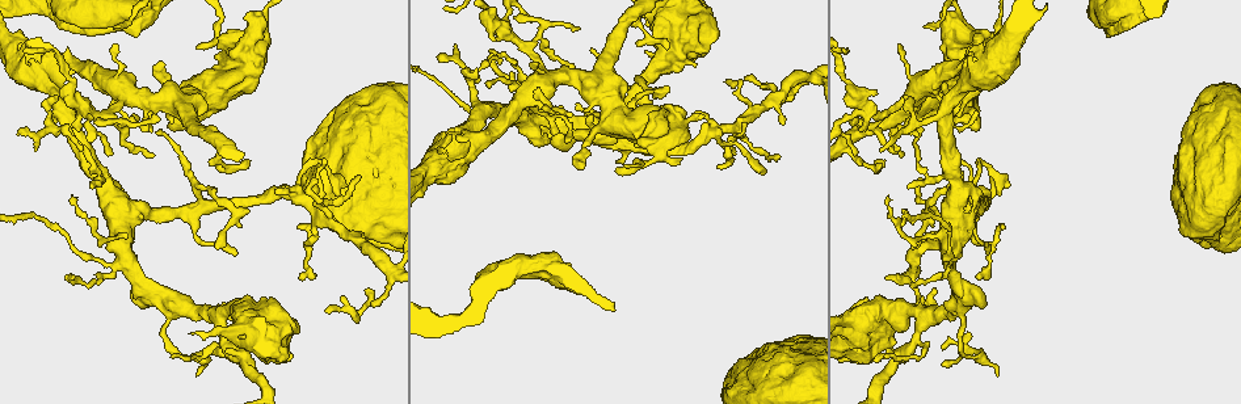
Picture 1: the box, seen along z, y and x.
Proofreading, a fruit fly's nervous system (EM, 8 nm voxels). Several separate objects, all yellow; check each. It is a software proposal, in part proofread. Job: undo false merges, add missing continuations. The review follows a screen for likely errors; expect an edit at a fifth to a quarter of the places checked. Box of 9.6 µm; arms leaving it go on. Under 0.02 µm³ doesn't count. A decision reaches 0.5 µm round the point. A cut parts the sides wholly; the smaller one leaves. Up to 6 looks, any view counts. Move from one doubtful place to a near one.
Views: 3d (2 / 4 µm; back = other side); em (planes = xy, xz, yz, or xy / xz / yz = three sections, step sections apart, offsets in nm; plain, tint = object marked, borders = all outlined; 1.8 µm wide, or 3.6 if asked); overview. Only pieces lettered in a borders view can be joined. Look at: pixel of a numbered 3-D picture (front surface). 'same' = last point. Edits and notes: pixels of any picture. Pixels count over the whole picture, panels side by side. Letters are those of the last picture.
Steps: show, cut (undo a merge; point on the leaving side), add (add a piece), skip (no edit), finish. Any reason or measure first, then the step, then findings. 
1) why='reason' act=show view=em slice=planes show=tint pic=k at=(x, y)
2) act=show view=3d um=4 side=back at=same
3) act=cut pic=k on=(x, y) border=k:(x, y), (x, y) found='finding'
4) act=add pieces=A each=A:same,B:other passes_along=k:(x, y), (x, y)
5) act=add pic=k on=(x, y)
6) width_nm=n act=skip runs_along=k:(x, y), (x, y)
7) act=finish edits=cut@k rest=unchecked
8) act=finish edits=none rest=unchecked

why='thick turns thin' act=show view=3d um=4 pic=1 at=(291, 195)

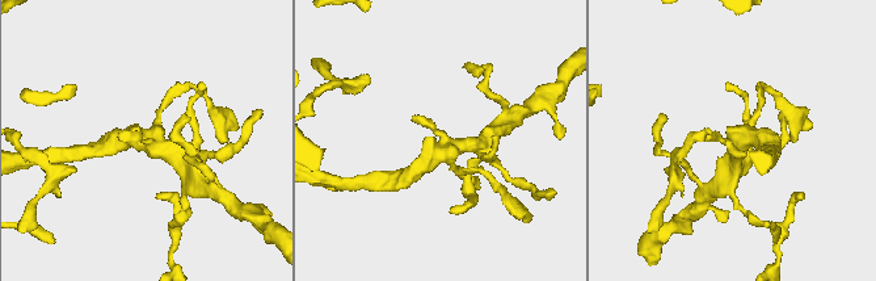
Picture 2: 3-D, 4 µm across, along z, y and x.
why='need the tissue' act=show view=em slice=planes show=borders pic=2 at=(445, 150)

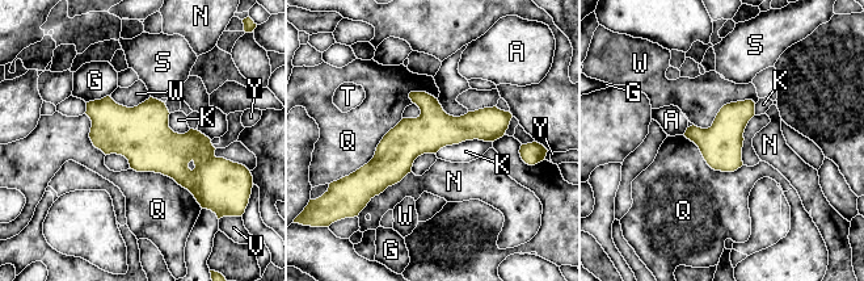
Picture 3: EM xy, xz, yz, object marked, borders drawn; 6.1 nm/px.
act=skip each=A:other,G:other,K:other,N:other,Q:other,S:other,T:other,V:other,W:other,Y:other runs_along=3:(508, 116), (413, 137), (366, 177) found='one neuron here'

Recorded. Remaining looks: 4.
why='free end' act=show view=em slice=planes show=borders pic=1 at=(682, 159)

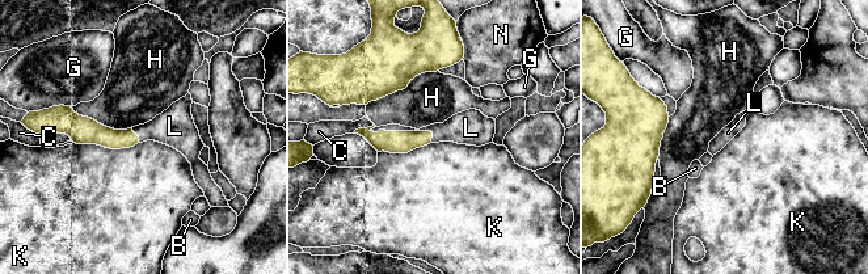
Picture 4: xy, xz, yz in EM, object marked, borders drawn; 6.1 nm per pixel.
act=add pic=4 on=(443, 131) each=B:other,C:other,G:other,H:other,K:other,L:same,N:other passes_along=4:(395, 142), (403, 131), (443, 131) found='it goes on there'

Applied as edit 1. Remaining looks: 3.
why='branch stops here' act=show view=3d um=4 pic=1 at=(58, 27)

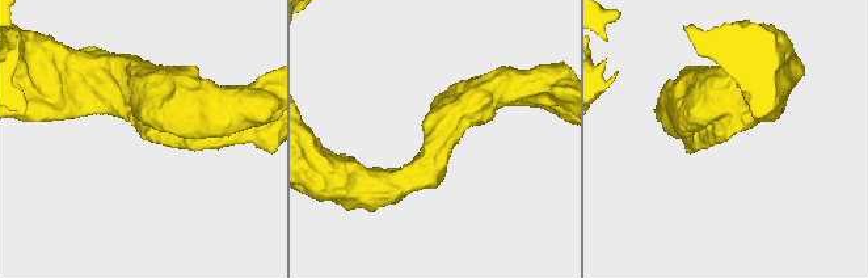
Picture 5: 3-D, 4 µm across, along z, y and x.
act=show view=em um=3.6 slice=planes show=borders pic=5 at=(734, 132)

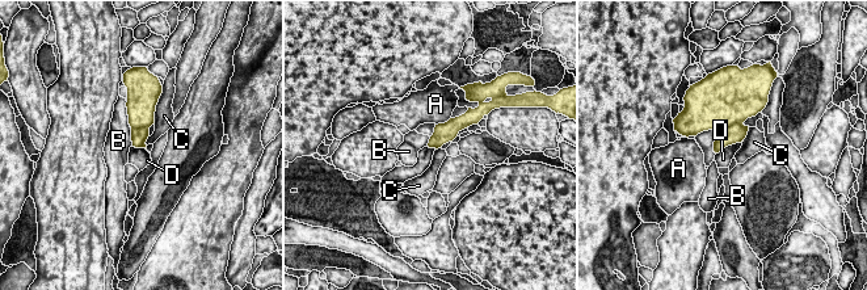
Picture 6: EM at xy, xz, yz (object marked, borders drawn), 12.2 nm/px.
act=skip each=A:other,B:other,C:other,D:other border=6:(741, 141), (725, 146), (716, 154) found='no lettered piece goes on from it'

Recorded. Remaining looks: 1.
act=finish edits=add@4 rest=unchecked

